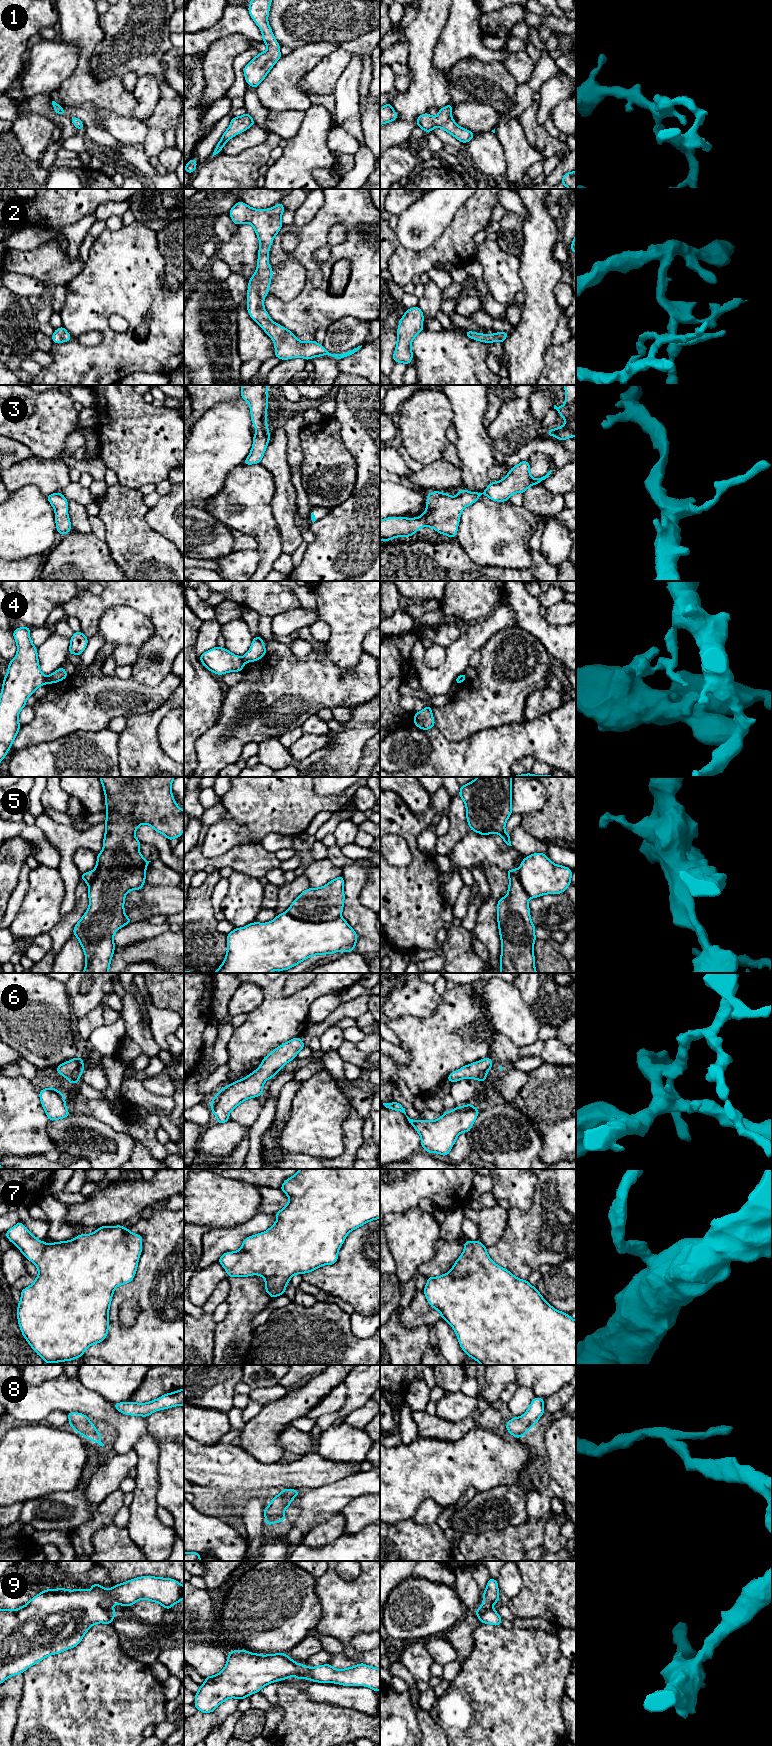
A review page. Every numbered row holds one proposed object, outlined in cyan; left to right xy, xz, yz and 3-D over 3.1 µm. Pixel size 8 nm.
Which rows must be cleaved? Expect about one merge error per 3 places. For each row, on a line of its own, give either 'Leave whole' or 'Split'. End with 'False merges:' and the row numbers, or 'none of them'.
1: Leave whole
2: Leave whole
3: Leave whole
4: Split
5: Split
6: Leave whole
7: Leave whole
8: Leave whole
9: Leave whole
False merges: 4, 5

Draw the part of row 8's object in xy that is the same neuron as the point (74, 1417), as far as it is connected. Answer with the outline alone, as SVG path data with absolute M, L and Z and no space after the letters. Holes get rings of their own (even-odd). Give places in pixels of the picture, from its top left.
M78 1412L67 1413L69 1417L69 1426L72 1427L76 1432L78 1432L83 1437L98 1443L100 1446L104 1446L101 1442L102 1434L100 1434L93 1423L90 1422L87 1415Z

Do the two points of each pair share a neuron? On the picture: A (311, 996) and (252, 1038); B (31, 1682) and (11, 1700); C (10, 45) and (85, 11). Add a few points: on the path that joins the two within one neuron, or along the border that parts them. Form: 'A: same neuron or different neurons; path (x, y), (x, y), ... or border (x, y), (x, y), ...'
A: same neuron; path (296, 1006), (285, 1017), (279, 1018), (267, 1027)
B: different neurons; border (22, 1674), (23, 1691), (17, 1713)
C: different neurons; border (57, 10), (59, 20)

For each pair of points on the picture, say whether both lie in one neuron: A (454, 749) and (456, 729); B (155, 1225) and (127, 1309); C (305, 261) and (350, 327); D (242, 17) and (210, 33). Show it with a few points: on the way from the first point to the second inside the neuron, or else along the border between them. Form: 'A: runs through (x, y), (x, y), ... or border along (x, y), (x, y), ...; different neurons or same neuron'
A: border along (437, 727), (453, 741), (476, 733); different neurons
B: border along (133, 1299), (128, 1299), (121, 1305), (119, 1321); different neurons
C: border along (367, 321), (341, 317), (328, 326); different neurons
D: runs through (234, 20), (218, 29); same neuron

